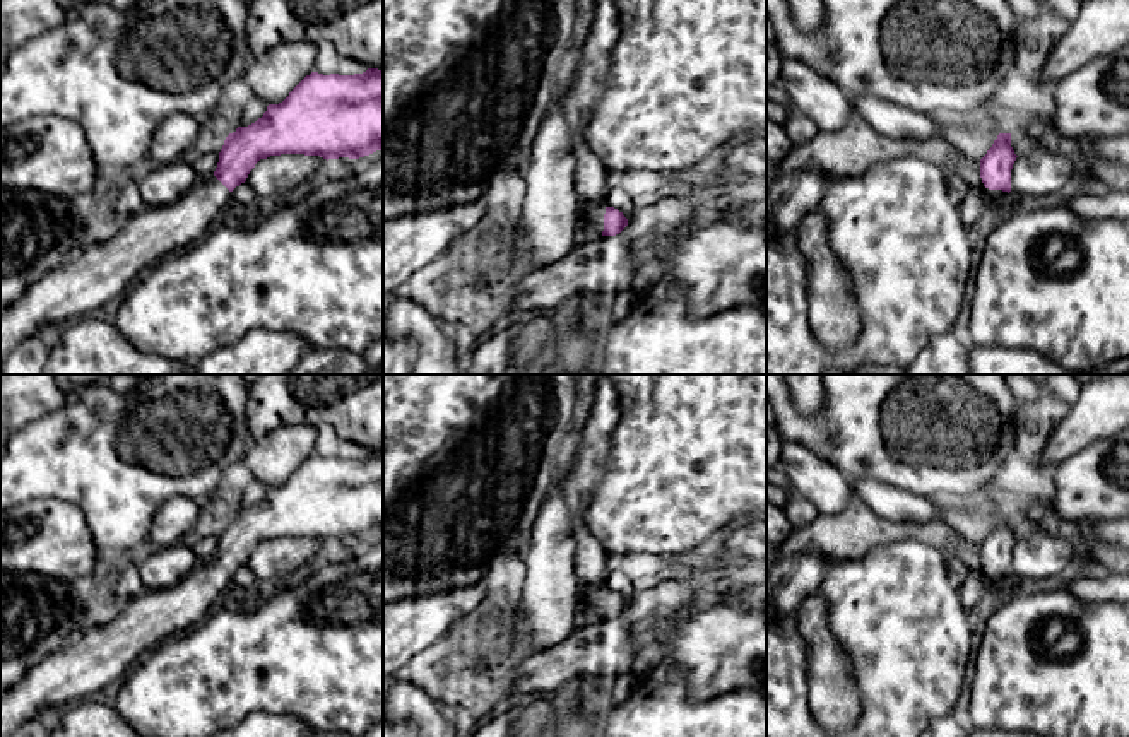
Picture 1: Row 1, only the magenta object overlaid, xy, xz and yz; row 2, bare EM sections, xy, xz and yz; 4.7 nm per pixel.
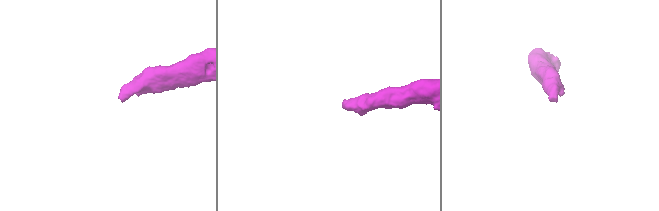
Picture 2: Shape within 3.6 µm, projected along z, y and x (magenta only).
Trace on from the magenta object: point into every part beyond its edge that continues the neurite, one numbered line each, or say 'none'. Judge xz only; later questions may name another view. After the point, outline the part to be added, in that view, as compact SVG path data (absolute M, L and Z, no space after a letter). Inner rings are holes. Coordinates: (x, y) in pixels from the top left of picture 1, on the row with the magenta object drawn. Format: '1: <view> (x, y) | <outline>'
1: xz (592, 219) | M606 202L587 207L580 219L580 238L599 238L604 231Z

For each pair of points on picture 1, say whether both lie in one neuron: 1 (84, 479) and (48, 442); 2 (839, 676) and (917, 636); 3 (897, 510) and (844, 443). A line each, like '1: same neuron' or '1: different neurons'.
1: same neuron
2: different neurons
3: different neurons

